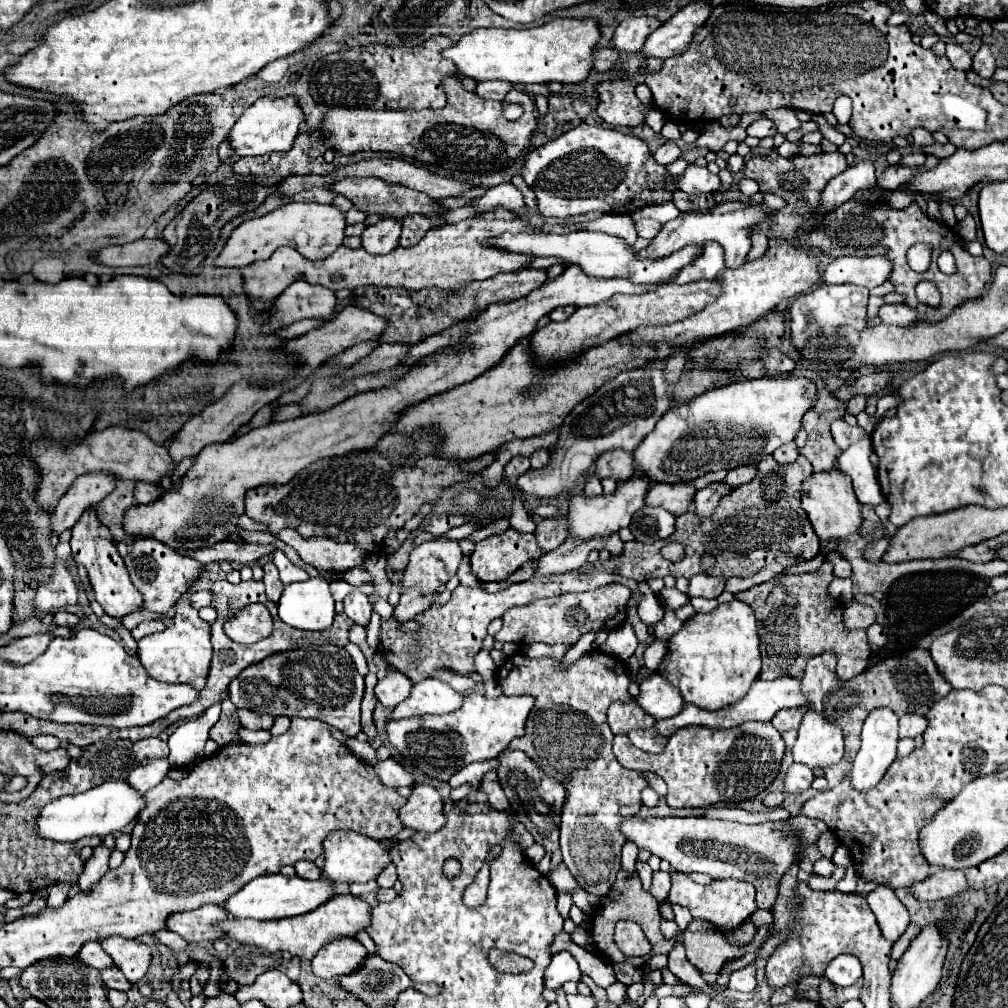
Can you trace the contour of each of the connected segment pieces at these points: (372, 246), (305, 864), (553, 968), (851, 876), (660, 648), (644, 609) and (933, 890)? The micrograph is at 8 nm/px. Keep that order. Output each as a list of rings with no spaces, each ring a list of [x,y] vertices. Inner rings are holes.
[[[381,219],[375,225],[369,225],[361,239],[363,239],[363,247],[375,255],[383,255],[393,251],[399,245],[399,237],[401,237],[403,225],[397,219]]]
[[[299,861],[299,863],[295,863],[295,871],[297,871],[297,875],[301,879],[309,879],[309,881],[321,877],[321,869],[313,861]]]
[[[559,951],[553,955],[549,967],[545,969],[545,987],[547,989],[559,989],[567,981],[577,983],[579,977],[581,977],[581,971],[579,971],[579,965],[573,959],[573,955],[567,951]]]
[[[849,866],[846,869],[844,878],[837,884],[836,889],[844,893],[852,893],[855,891],[860,877],[855,872],[854,866]]]
[[[656,639],[649,644],[644,652],[644,666],[650,670],[657,670],[667,652],[666,641]]]
[[[638,582],[637,586],[641,593],[643,593],[643,599],[641,599],[639,607],[637,607],[637,611],[639,611],[639,619],[641,619],[647,627],[659,623],[659,621],[663,619],[665,609],[661,607],[661,601],[659,601],[657,593],[653,593],[646,582]]]
[[[941,869],[935,875],[917,881],[911,885],[913,895],[921,901],[935,901],[935,899],[945,899],[953,895],[961,895],[969,889],[969,883],[965,879],[965,873],[959,869]]]

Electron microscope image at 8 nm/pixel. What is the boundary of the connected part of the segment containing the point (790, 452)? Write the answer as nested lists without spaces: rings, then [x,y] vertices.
[[[795,441],[785,443],[783,447],[779,447],[779,449],[773,453],[773,457],[775,457],[779,463],[791,463],[791,461],[795,461],[797,455],[799,455],[799,449],[797,449],[797,443],[795,443]]]

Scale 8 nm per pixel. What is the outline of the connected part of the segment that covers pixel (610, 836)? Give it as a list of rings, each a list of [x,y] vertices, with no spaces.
[[[601,651],[585,653],[579,661],[575,661],[569,669],[559,669],[553,659],[529,659],[521,653],[509,657],[499,667],[497,677],[503,695],[531,695],[535,699],[535,707],[525,723],[525,735],[511,741],[511,747],[519,747],[527,753],[547,775],[557,779],[565,787],[565,803],[561,811],[561,853],[563,863],[573,873],[577,883],[589,893],[603,897],[611,889],[615,875],[621,865],[621,847],[623,835],[619,831],[619,817],[635,815],[641,807],[641,789],[647,787],[647,780],[639,771],[625,769],[615,761],[611,751],[611,731],[607,725],[607,709],[613,701],[627,703],[633,697],[629,695],[629,675],[625,671],[625,663],[619,659],[611,659],[611,655],[603,655]]]

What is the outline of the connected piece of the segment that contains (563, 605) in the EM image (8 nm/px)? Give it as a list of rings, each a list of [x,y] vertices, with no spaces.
[[[605,585],[587,593],[565,593],[551,599],[539,599],[529,603],[527,607],[515,607],[509,609],[503,615],[503,627],[499,633],[495,633],[495,641],[501,643],[517,643],[517,645],[529,645],[529,643],[563,643],[563,645],[575,645],[581,635],[589,631],[613,631],[615,627],[621,627],[627,617],[627,601],[631,597],[631,589],[625,585]]]

